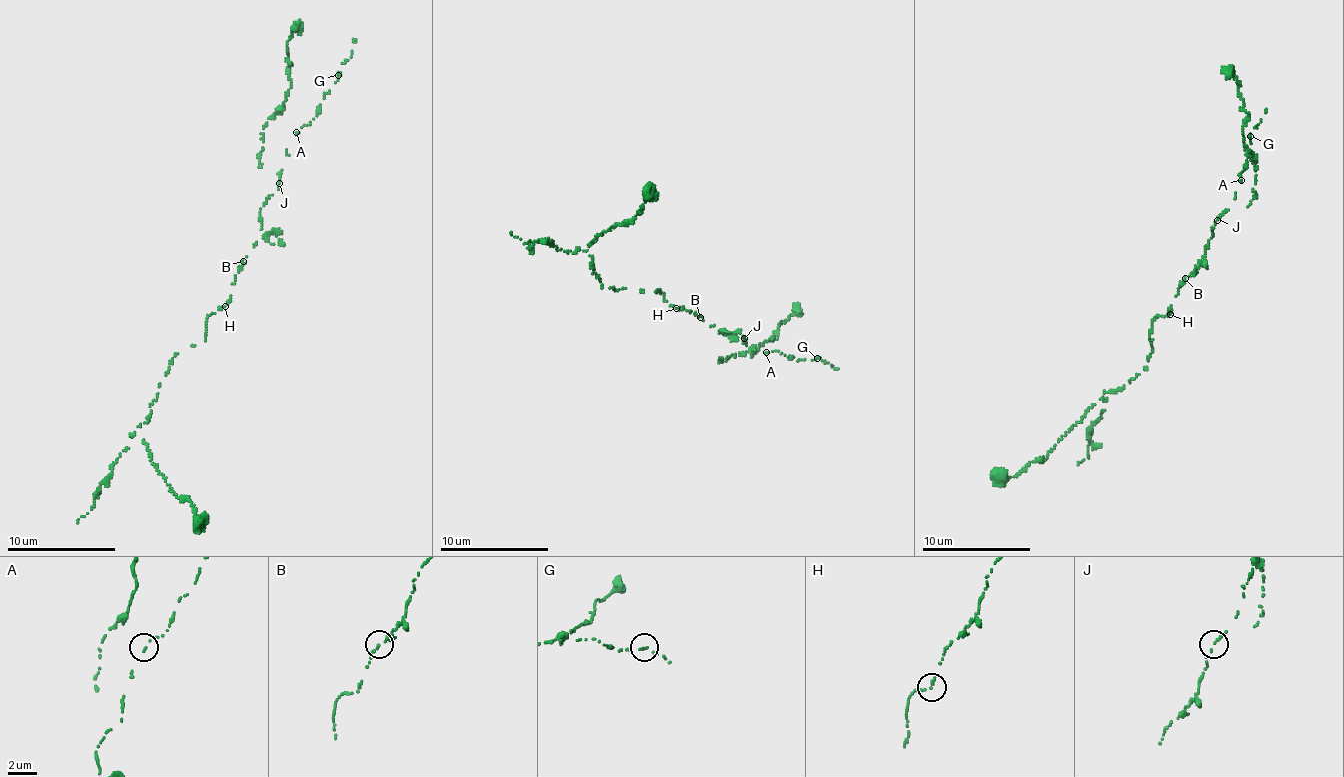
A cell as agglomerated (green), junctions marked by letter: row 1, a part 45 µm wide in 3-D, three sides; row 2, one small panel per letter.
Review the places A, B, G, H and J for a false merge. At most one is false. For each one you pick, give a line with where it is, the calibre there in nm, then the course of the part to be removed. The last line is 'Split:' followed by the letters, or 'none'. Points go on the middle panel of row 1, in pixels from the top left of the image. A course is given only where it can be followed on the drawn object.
B: place (700, 317); calibre 220 nm
Split: B

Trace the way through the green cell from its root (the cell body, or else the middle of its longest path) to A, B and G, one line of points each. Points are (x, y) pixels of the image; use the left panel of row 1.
A: (225, 306), (231, 298), (239, 266), (266, 232), (261, 229), (260, 209), (278, 189), (286, 149), (296, 132)
B: (225, 306), (231, 298), (232, 284), (242, 260)
G: (225, 306), (239, 266), (266, 232), (261, 229), (260, 209), (278, 189), (286, 149), (317, 116), (338, 75)

